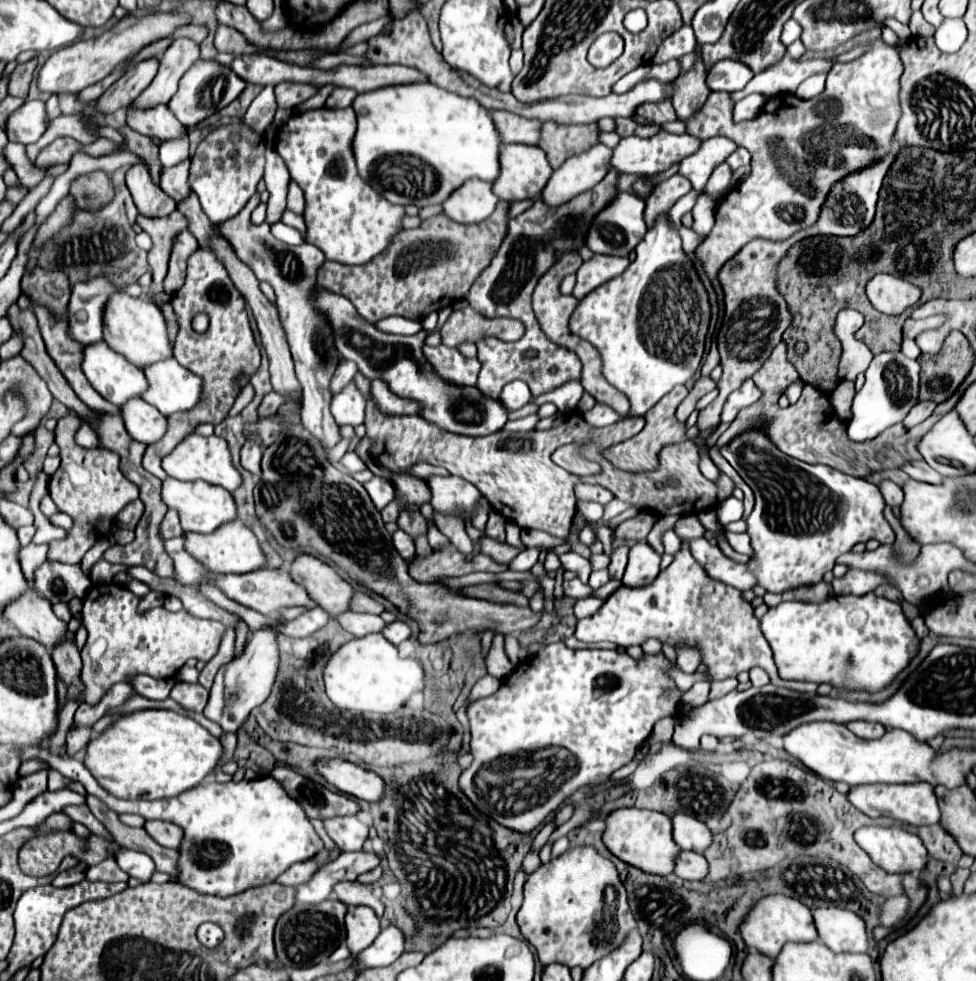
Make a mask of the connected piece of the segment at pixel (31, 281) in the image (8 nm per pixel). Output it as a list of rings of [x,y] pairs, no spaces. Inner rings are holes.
[[[33,269],[31,277],[25,275],[21,279],[21,289],[31,297],[33,303],[45,301],[45,305],[53,305],[57,313],[63,313],[69,303],[71,285],[69,277],[61,271],[49,271],[49,269]]]

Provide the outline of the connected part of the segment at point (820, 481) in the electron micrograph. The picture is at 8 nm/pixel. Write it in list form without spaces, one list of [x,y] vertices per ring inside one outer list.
[[[759,431],[733,439],[721,449],[721,455],[755,493],[755,509],[747,517],[753,547],[751,573],[769,593],[819,583],[835,567],[837,557],[861,541],[877,539],[883,545],[896,539],[883,515],[886,503],[878,486],[861,477],[797,461],[781,453]]]

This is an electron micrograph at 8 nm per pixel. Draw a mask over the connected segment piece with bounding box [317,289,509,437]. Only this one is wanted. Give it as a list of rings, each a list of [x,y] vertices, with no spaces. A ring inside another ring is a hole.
[[[321,289],[317,295],[317,307],[333,321],[337,349],[345,359],[353,359],[359,371],[373,381],[383,379],[389,385],[389,391],[401,399],[411,399],[419,403],[419,415],[429,423],[459,435],[481,437],[503,429],[509,419],[509,409],[501,403],[501,399],[493,399],[481,393],[475,385],[463,387],[445,381],[433,365],[427,361],[423,353],[427,331],[419,331],[415,335],[391,335],[379,331],[375,325],[365,321],[357,309],[341,295]]]

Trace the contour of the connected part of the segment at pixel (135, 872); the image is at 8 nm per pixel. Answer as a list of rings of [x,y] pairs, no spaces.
[[[121,849],[121,853],[117,853],[117,865],[129,875],[139,879],[141,883],[149,883],[151,875],[155,873],[155,863],[149,855],[141,853],[141,851],[131,851],[131,849]]]

